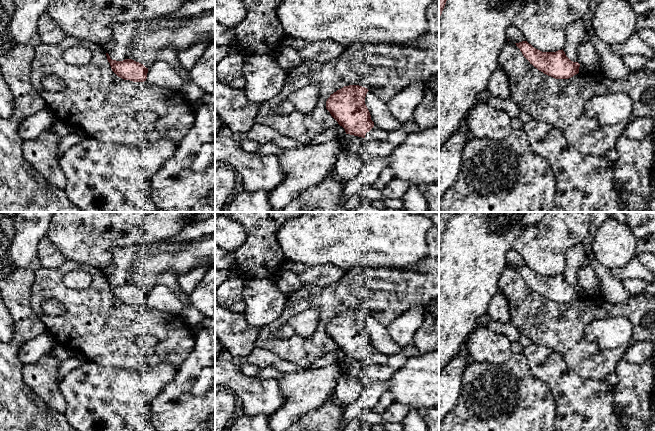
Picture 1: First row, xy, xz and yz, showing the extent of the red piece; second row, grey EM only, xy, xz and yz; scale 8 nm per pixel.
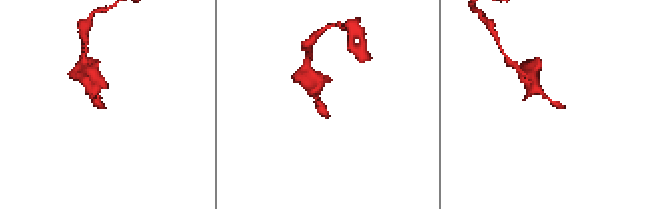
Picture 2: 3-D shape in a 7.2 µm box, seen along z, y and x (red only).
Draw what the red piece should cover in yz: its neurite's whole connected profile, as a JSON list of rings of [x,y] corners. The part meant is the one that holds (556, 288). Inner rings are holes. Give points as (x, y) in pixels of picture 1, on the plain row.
[[[527,265],[515,267],[523,280],[539,295],[555,303],[569,303],[579,297],[580,288],[571,285],[562,274],[542,276]]]

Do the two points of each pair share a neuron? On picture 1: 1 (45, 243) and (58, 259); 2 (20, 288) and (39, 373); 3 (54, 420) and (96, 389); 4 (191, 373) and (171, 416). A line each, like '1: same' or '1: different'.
1: same
2: different
3: different
4: same

